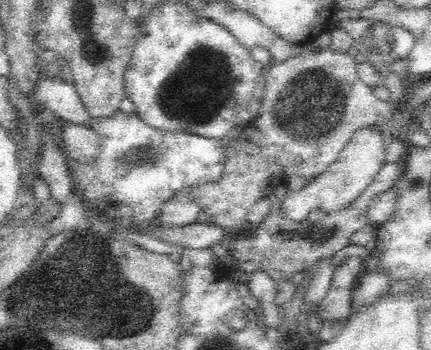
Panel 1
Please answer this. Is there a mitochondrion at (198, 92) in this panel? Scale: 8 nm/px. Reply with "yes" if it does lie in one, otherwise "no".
yes

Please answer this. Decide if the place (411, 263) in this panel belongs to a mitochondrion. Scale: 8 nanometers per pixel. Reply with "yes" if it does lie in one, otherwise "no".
no

